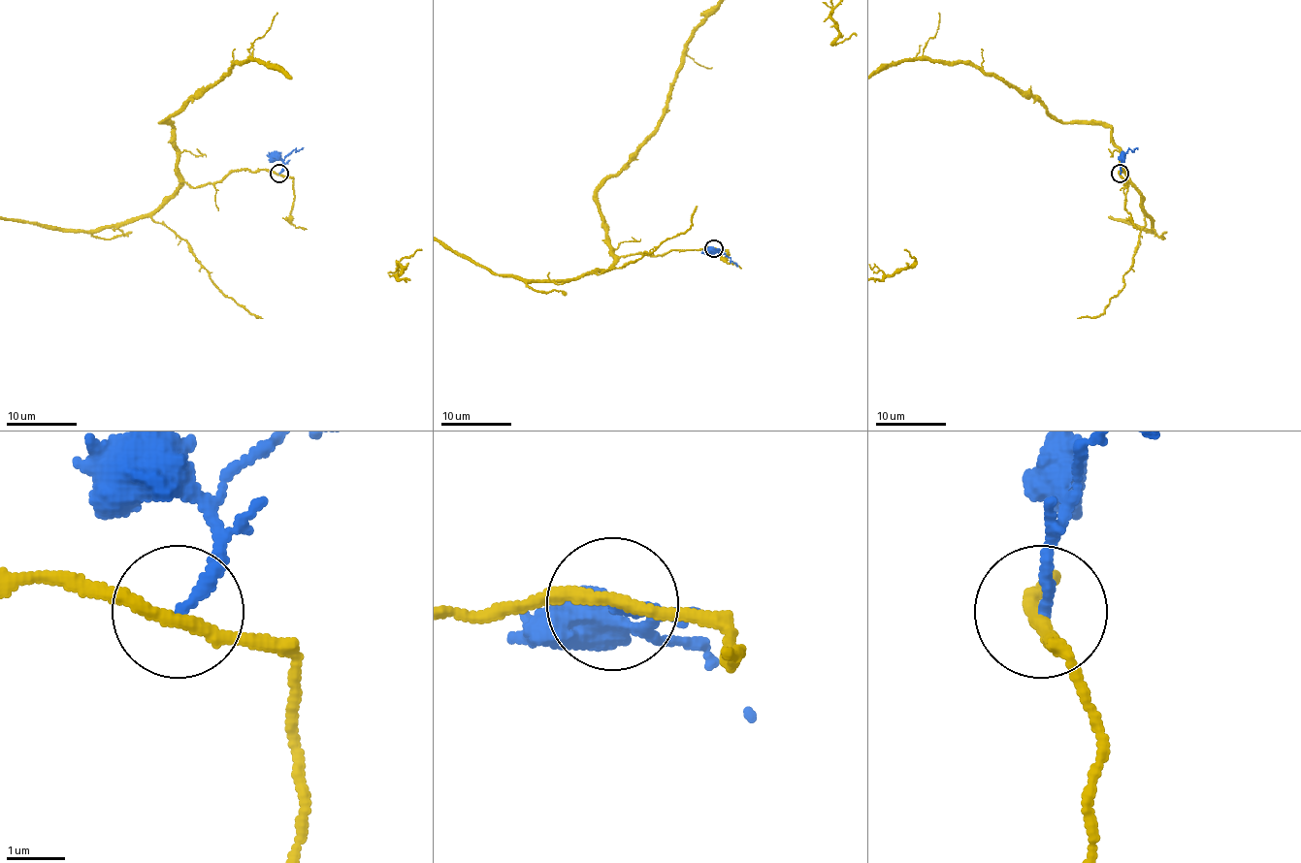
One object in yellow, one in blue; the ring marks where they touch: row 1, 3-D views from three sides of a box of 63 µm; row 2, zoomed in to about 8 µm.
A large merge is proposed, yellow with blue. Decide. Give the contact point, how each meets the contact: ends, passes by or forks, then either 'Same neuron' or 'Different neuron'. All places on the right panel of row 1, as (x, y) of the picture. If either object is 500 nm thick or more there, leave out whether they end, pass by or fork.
Place: (1120, 174). At the ring yellow passes by. At the ring blue ends. Different neuron

